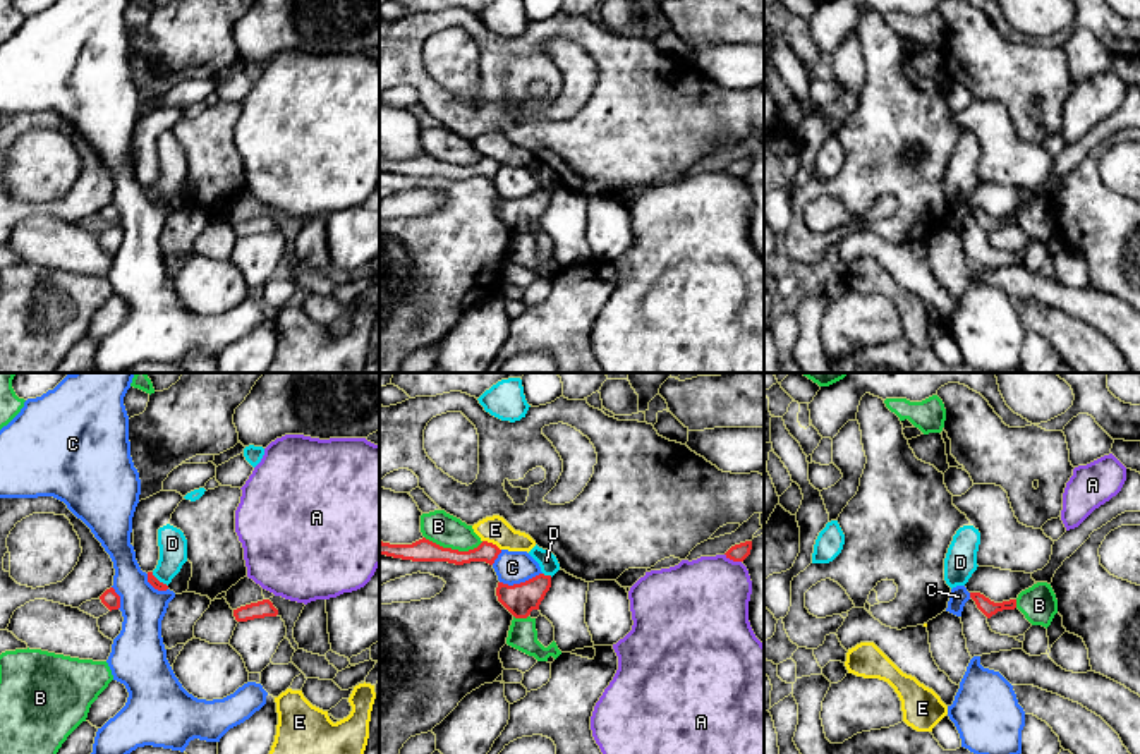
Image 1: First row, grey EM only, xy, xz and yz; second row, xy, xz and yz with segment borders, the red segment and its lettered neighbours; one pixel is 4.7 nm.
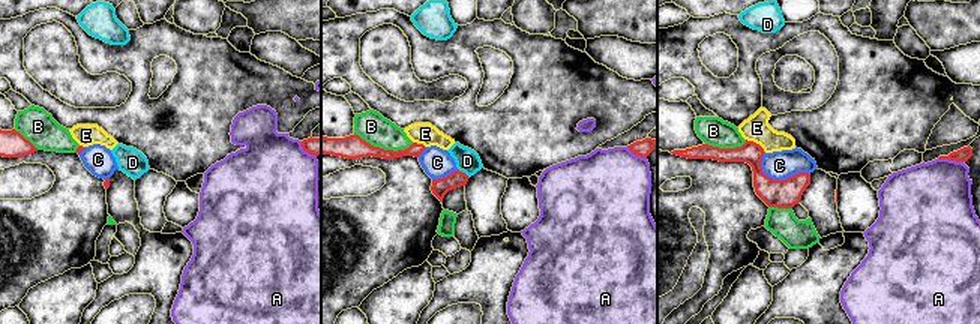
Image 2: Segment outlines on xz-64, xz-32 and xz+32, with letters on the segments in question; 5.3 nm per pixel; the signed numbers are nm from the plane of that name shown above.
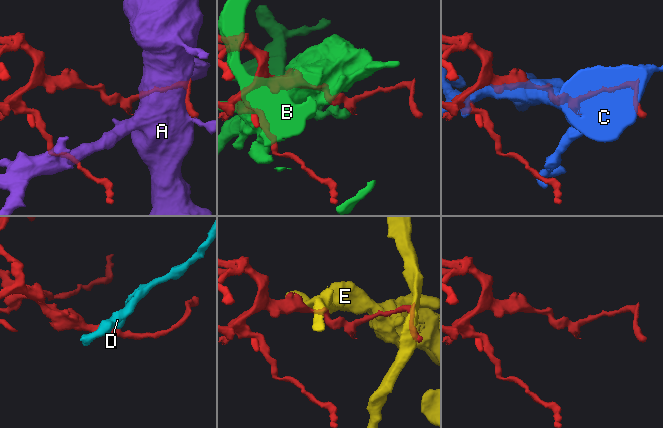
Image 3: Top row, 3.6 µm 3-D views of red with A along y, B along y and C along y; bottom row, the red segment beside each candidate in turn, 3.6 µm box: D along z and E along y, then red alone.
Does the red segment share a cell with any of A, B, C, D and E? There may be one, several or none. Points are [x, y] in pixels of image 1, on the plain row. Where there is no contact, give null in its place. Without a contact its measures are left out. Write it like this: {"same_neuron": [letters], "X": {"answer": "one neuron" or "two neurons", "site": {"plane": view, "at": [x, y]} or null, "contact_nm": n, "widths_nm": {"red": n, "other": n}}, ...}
{"same_neuron": [], "A": {"answer": "two neurons", "site": {"plane": "xz", "at": [733, 176]}, "contact_nm": 90, "widths_nm": {"red": 80, "other": 420}}, "B": {"answer": "two neurons", "site": {"plane": "xz", "at": [454, 165]}, "contact_nm": 280, "widths_nm": {"red": 110, "other": 150}}, "C": {"answer": "two neurons", "site": {"plane": "xz", "at": [521, 198]}, "contact_nm": 200, "widths_nm": {"red": 150, "other": 160}}, "D": {"answer": "two neurons", "site": {"plane": "xy", "at": [158, 196]}, "contact_nm": 100, "widths_nm": {"red": 50, "other": 130}}, "E": {"answer": "two neurons", "site": {"plane": "xz", "at": [491, 158]}, "contact_nm": 100, "widths_nm": {"red": 100, "other": 130}}}

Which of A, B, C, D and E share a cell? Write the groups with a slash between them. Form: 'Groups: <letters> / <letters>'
Groups: A / B / C / D / E

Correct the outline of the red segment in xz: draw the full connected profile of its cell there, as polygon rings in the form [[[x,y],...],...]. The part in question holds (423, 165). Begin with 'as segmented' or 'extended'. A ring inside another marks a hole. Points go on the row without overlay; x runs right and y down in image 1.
as segmented; [[[426,153],[412,160],[390,160],[379,156],[379,170],[412,177],[448,177],[455,180],[464,180],[470,177],[486,177],[493,180],[500,168],[501,165],[488,156],[482,156],[477,163],[469,167],[443,163]]]

